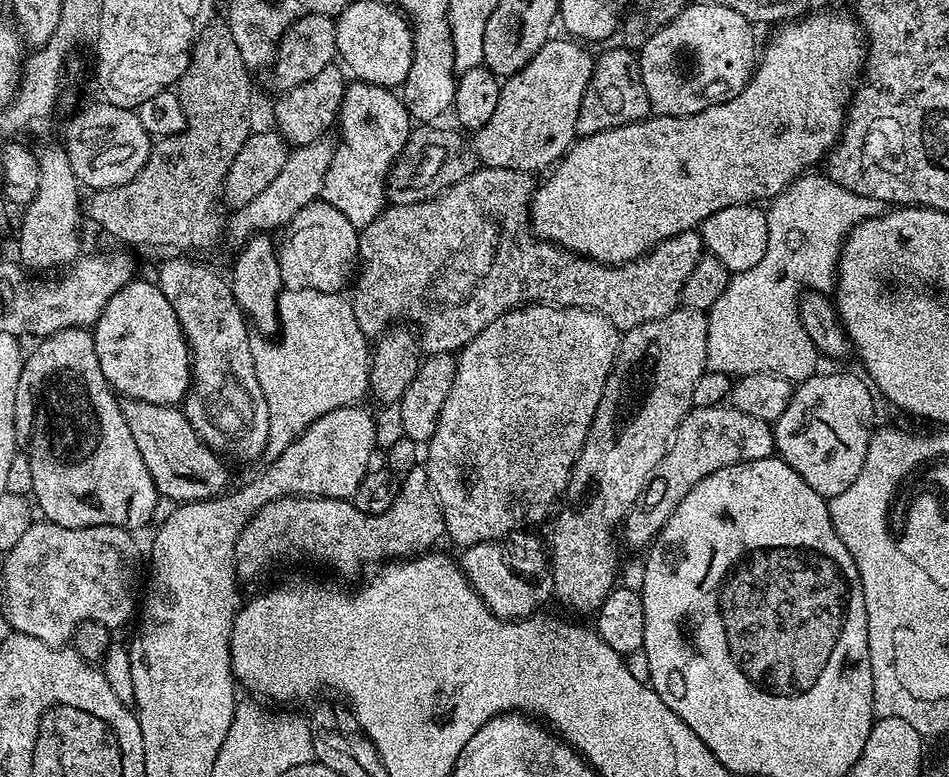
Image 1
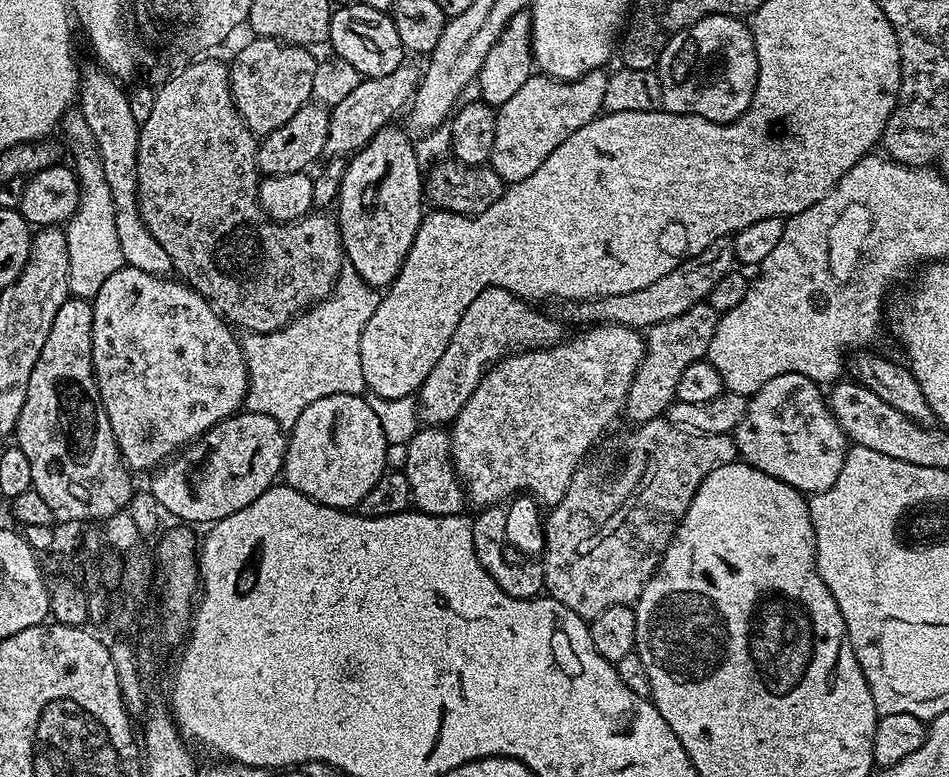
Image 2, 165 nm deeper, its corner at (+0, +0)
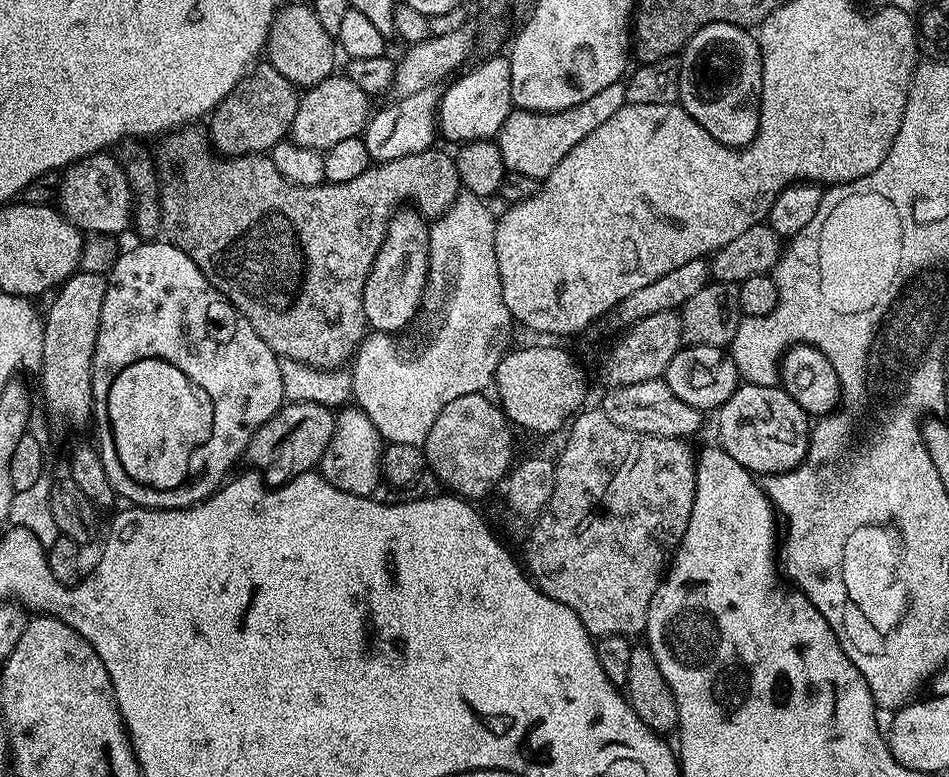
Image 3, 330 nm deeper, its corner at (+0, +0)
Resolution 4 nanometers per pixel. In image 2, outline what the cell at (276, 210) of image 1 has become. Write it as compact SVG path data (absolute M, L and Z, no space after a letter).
M402 66L394 70L394 74L361 79L360 84L354 86L354 90L346 94L346 98L342 98L342 102L331 105L324 146L324 151L329 157L344 158L359 152L366 146L366 142L370 142L370 138L374 138L378 130L389 127L390 122L395 121L392 119L395 118L396 111L400 107L403 109L411 101L416 95L416 85L420 83L421 73L408 67Z

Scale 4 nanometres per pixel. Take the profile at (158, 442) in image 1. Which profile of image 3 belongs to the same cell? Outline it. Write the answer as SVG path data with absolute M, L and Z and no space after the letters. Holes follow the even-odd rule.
M285 403L279 412L269 418L255 432L248 443L246 460L268 483L268 486L287 484L304 472L313 471L319 465L334 427L334 412L322 404ZM264 475L264 476L263 476Z

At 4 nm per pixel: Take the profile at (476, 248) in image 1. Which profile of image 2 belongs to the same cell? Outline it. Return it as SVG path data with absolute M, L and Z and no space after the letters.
M729 237L718 238L718 242L710 242L702 254L682 262L670 274L658 278L658 282L650 282L642 290L634 290L632 294L614 294L603 296L601 300L577 300L563 305L564 312L572 320L589 320L589 325L621 324L627 328L647 330L653 324L666 322L670 318L678 318L678 314L686 314L690 306L703 304L708 299L710 290L722 282L727 272L733 271L737 258L732 253L732 242Z

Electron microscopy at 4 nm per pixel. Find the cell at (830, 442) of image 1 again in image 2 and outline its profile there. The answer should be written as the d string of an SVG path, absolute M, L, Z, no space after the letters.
M778 374L778 378L770 378L770 382L750 397L746 414L734 433L739 459L805 494L830 490L842 472L850 441L840 428L840 423L832 417L825 393L822 388L820 392L820 387L817 381L806 378L806 374Z

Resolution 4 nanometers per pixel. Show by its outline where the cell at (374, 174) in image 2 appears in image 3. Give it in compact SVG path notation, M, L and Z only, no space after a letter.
M411 207L392 213L362 294L364 318L373 333L397 334L415 318L428 286L428 229L425 219Z

